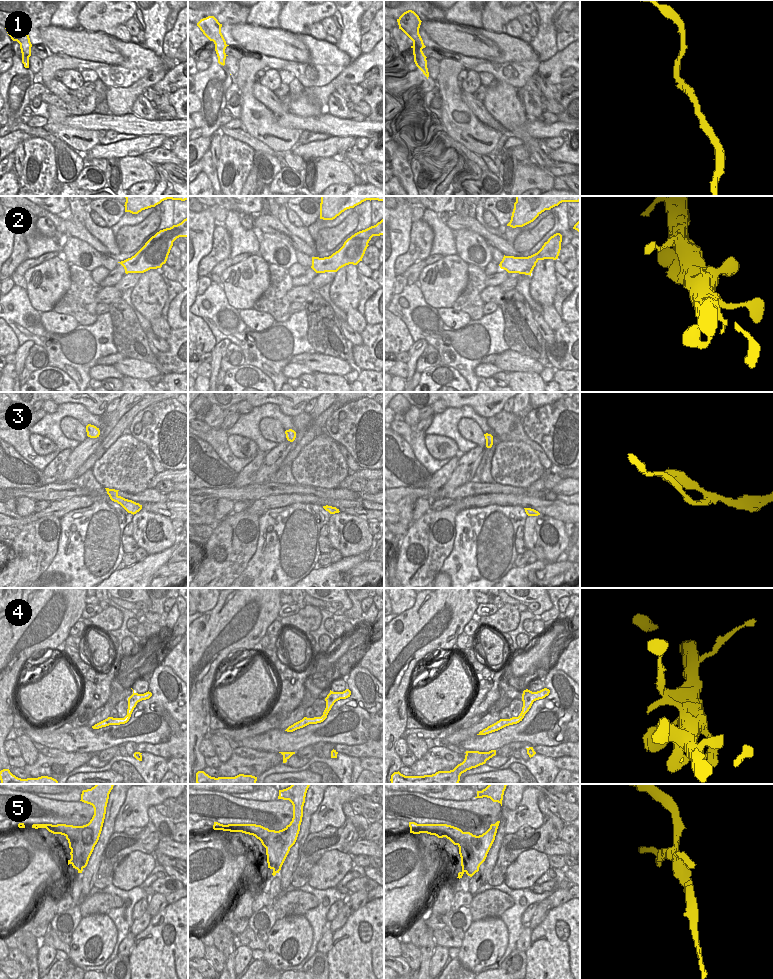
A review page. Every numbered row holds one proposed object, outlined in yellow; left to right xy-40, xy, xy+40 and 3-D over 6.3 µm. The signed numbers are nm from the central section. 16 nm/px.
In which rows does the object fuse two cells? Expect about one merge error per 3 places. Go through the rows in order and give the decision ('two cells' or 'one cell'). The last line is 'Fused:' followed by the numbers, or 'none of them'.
1: two cells
2: one cell
3: one cell
4: one cell
5: two cells
Fused: 1, 5

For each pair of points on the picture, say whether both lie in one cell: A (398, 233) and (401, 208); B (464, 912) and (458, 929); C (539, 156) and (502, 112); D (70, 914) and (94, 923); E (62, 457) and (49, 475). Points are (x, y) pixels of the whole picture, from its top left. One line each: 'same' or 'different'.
A: same
B: same
C: same
D: different
E: same

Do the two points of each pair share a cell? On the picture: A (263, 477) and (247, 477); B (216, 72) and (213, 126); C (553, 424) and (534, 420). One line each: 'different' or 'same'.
A: different
B: same
C: same

